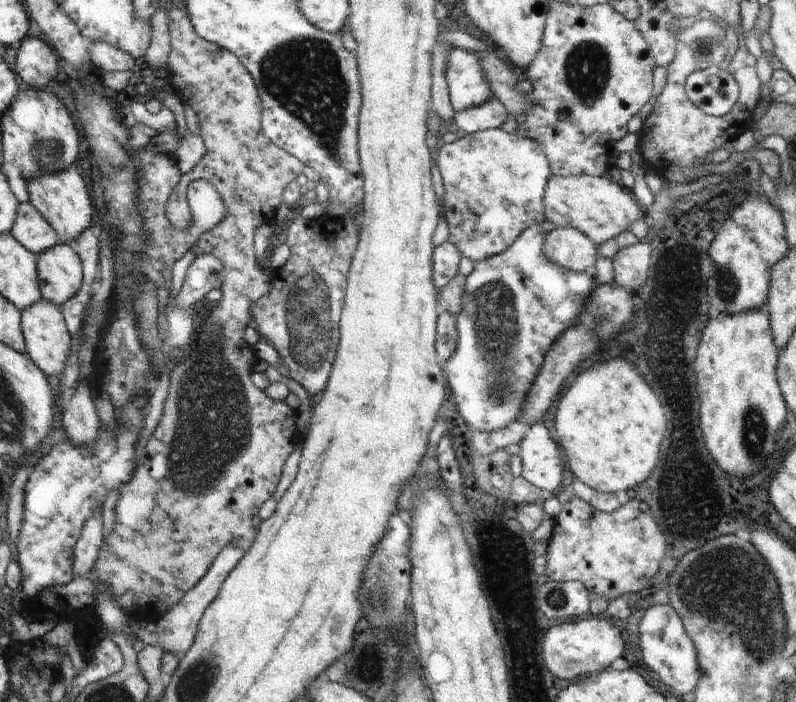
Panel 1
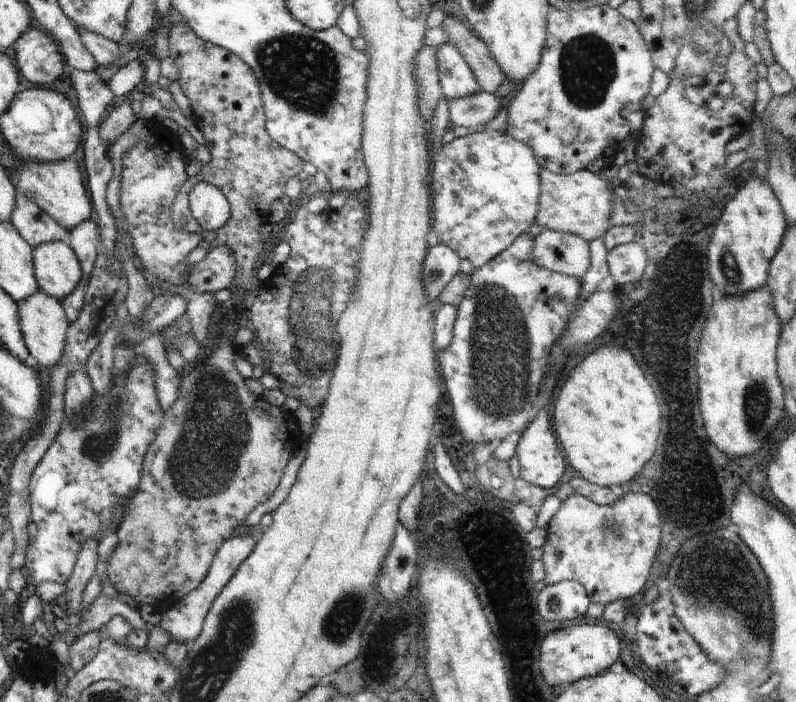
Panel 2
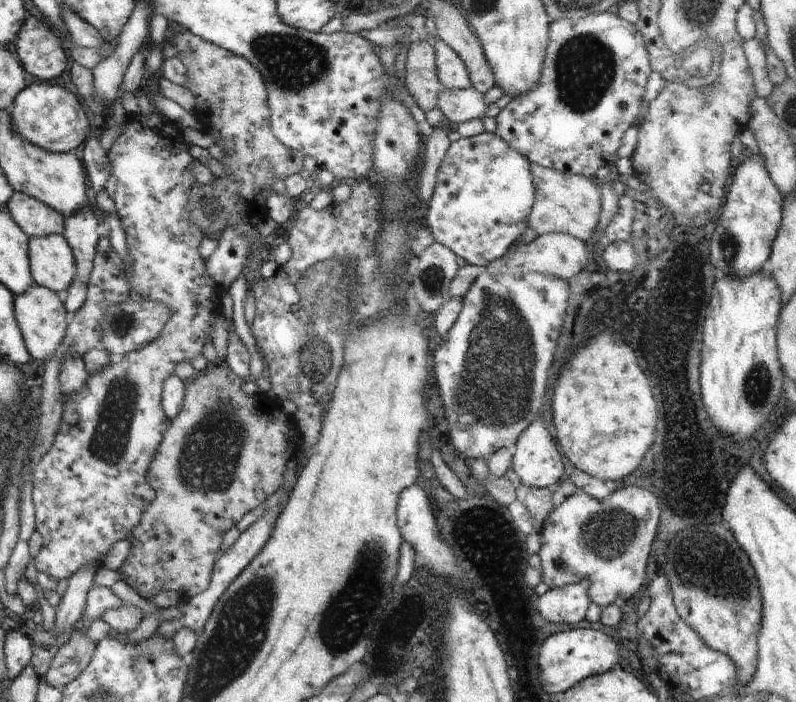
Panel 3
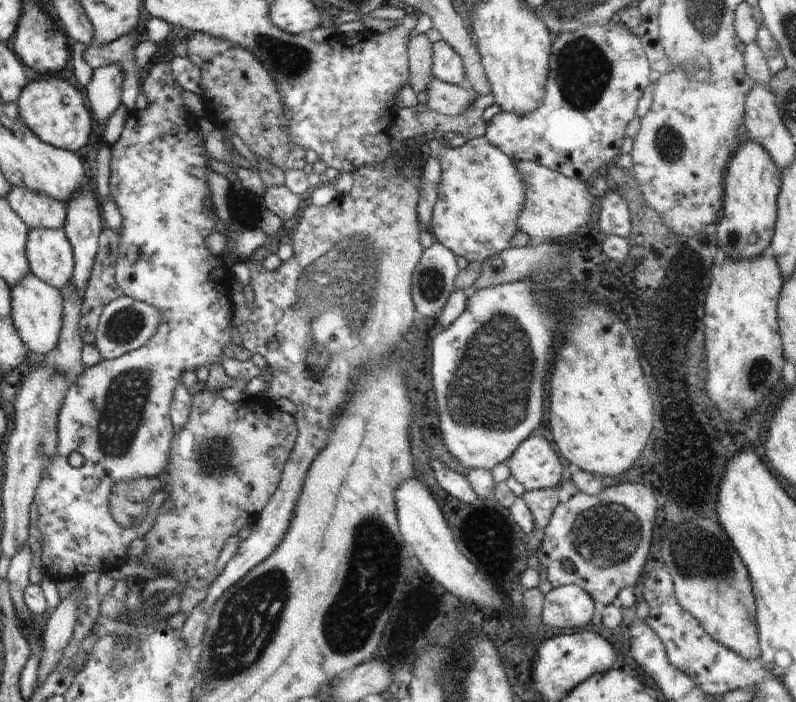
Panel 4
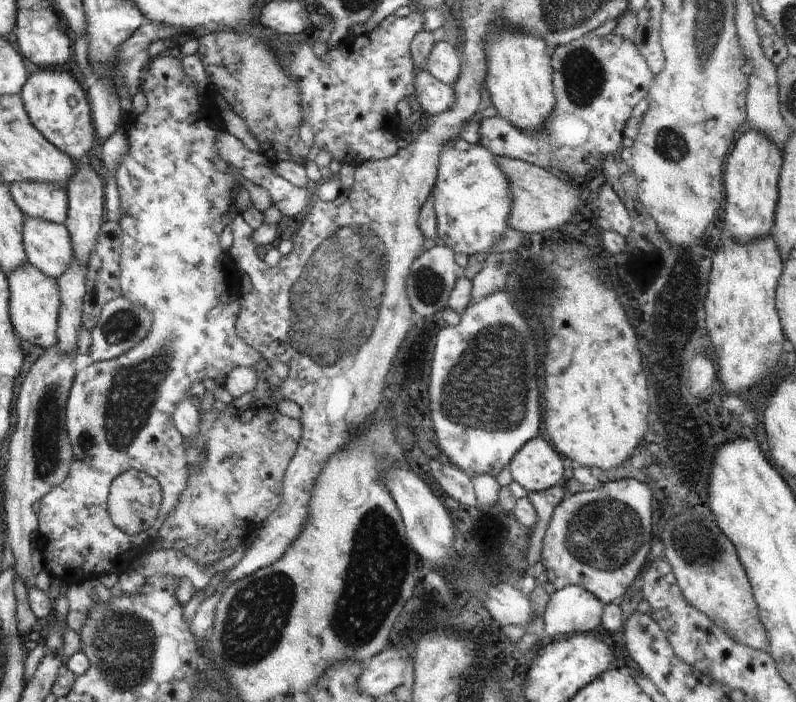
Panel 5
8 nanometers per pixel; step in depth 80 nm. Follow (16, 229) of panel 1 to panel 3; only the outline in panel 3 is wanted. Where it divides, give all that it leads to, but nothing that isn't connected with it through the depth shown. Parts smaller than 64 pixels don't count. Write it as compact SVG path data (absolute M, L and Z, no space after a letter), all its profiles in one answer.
M14 191L6 209L30 239L51 234L62 235L64 232L63 216L50 205L26 193Z

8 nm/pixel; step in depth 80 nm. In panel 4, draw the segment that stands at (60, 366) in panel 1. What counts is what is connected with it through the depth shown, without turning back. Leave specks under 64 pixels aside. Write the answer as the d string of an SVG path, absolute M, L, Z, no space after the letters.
M31 272L11 288L12 320L18 336L29 351L46 355L56 348L60 328L62 328L62 303L62 293Z

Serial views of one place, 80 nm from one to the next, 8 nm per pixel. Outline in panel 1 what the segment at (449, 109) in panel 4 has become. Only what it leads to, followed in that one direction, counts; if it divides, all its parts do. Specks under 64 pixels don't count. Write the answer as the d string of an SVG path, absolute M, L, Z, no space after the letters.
M492 97L481 105L455 111L453 118L460 130L475 133L498 129L508 114L507 108L496 97Z

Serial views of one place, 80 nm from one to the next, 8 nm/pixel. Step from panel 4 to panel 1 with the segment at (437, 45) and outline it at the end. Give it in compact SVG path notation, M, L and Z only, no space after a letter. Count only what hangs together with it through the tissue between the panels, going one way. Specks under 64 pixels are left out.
M452 47L444 69L449 99L455 111L481 105L494 97L474 52Z

